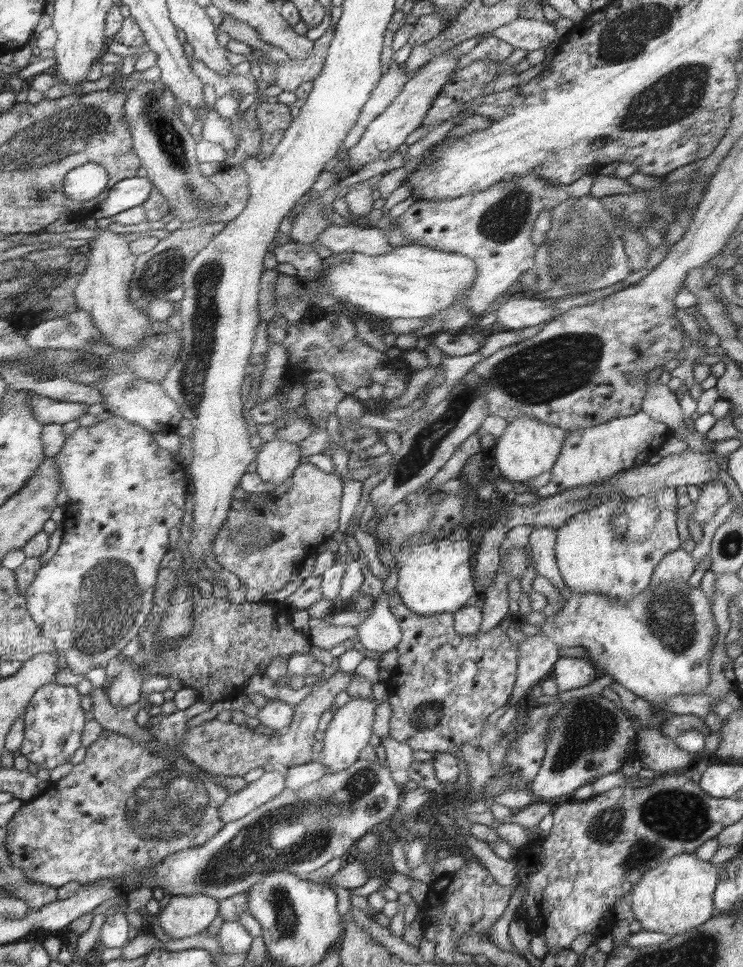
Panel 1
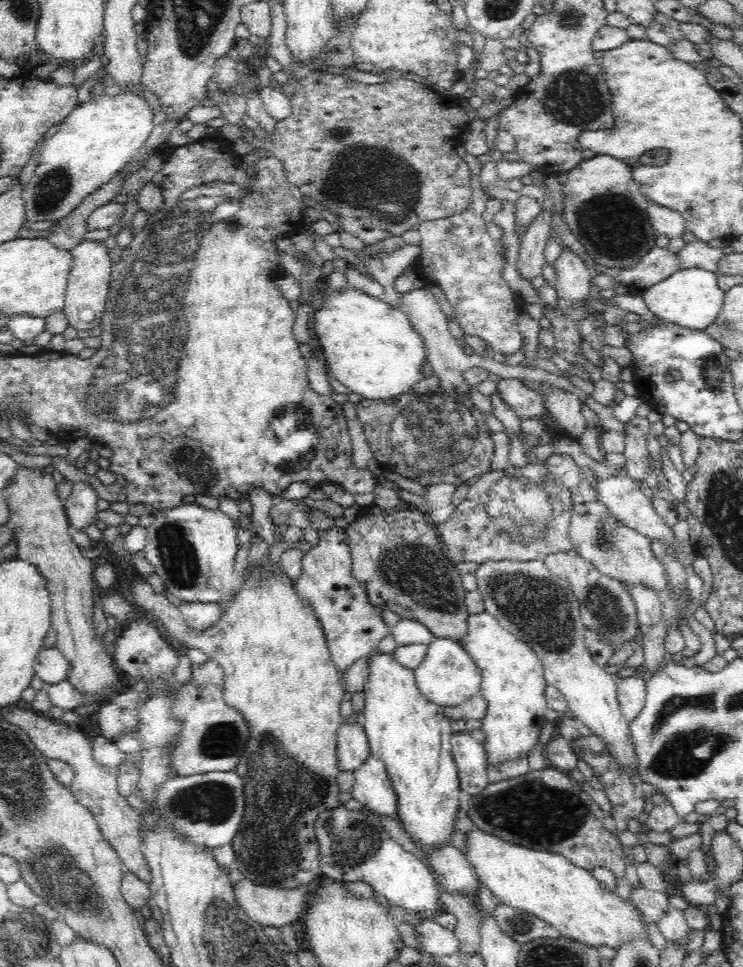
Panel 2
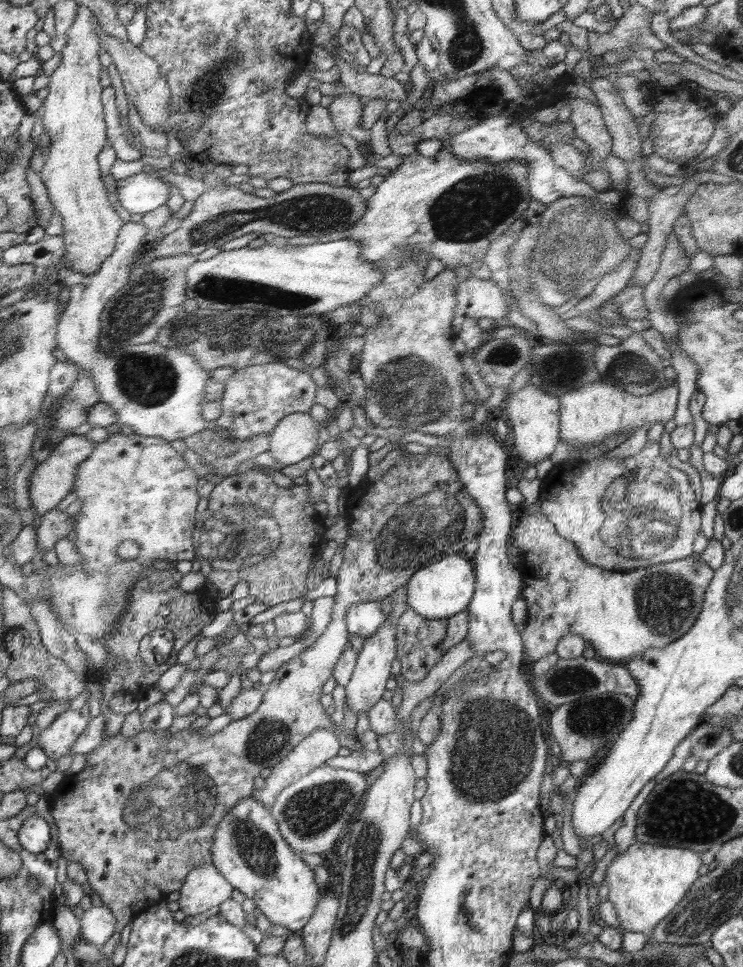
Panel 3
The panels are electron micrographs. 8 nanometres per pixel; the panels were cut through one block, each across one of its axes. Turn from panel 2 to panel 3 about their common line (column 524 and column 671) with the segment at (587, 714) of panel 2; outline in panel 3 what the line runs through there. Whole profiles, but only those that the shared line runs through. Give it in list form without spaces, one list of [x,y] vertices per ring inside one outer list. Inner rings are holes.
[[[519,511],[519,523],[514,525],[514,546],[520,548],[523,572],[522,589],[527,604],[525,639],[526,656],[536,662],[557,650],[557,644],[571,632],[584,636],[594,648],[596,657],[607,662],[626,664],[635,656],[641,656],[650,648],[662,648],[681,639],[697,622],[704,606],[705,591],[715,570],[703,561],[698,554],[672,563],[658,563],[636,571],[616,571],[589,564],[578,552],[572,540],[566,540],[557,532],[553,521],[542,512],[530,514]]]

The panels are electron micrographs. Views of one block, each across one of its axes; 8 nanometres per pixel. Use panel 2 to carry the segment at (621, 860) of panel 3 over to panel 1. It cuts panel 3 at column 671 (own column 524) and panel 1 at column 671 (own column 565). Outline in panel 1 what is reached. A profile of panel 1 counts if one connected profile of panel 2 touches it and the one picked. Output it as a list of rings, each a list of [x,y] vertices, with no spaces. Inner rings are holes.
[[[694,853],[674,855],[638,879],[630,893],[630,908],[634,919],[646,931],[666,933],[669,937],[686,933],[709,922],[716,914],[714,894],[719,882],[718,865],[704,862]]]

